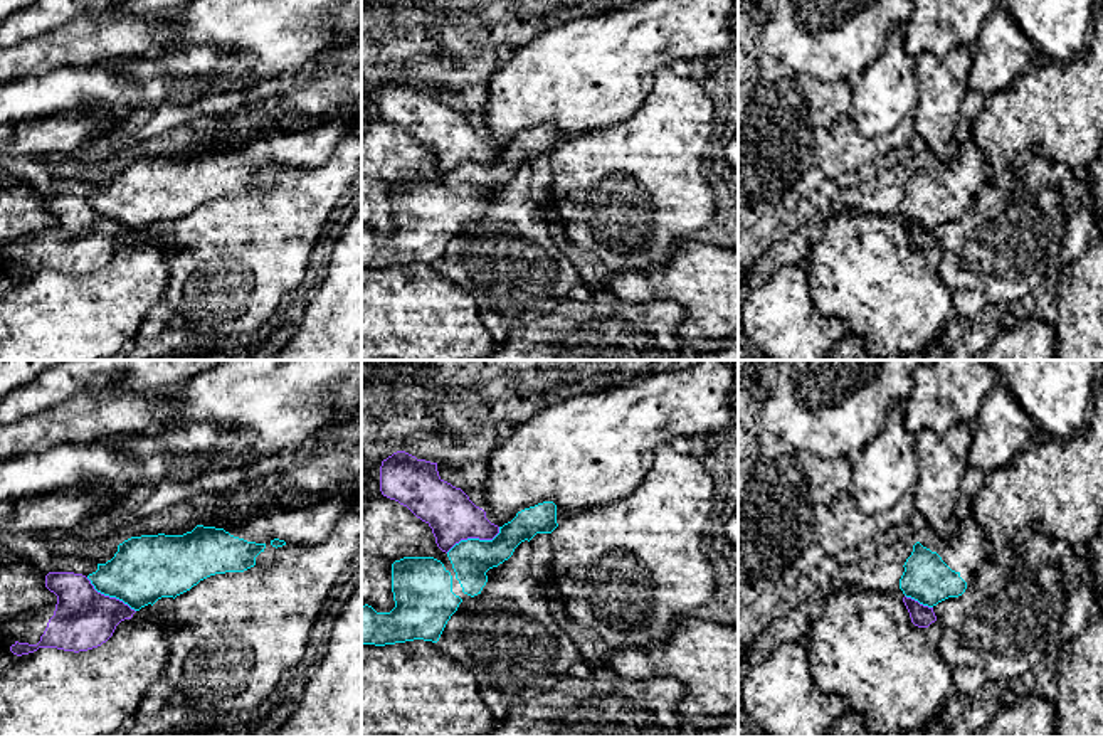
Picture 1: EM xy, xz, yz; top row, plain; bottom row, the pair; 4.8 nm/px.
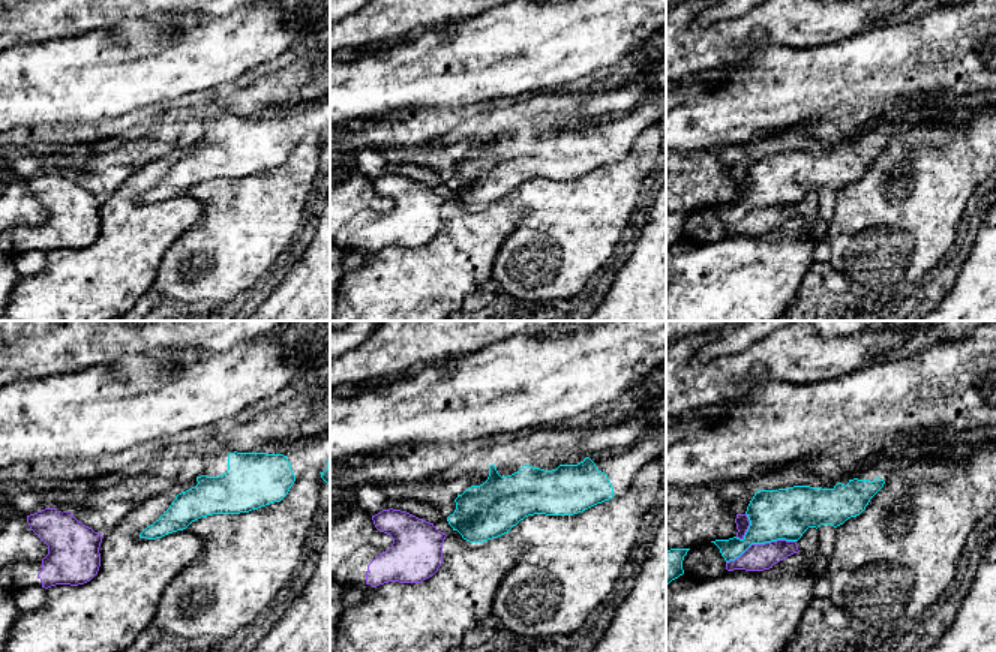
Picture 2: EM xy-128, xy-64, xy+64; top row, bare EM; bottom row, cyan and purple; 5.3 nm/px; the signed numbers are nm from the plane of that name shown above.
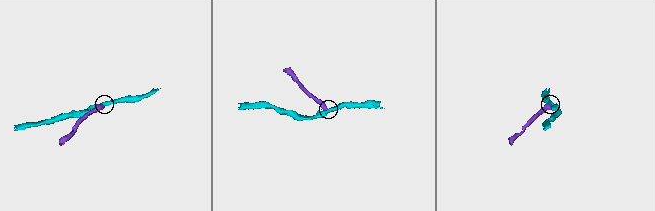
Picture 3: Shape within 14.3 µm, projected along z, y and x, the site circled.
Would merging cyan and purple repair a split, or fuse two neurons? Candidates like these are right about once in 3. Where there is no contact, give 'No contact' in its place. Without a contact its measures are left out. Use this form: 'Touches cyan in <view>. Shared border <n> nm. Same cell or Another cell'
Touches cyan in xz. Shared border 300 nm. Another cell

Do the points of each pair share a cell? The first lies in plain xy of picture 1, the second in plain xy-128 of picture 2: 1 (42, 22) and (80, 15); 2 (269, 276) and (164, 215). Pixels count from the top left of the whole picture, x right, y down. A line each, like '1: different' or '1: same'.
1: same
2: different

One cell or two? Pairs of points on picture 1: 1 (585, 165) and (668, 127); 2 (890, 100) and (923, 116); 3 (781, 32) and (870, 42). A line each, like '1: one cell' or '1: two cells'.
1: one cell
2: two cells
3: one cell

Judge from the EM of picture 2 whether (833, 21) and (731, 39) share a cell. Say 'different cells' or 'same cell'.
same cell

